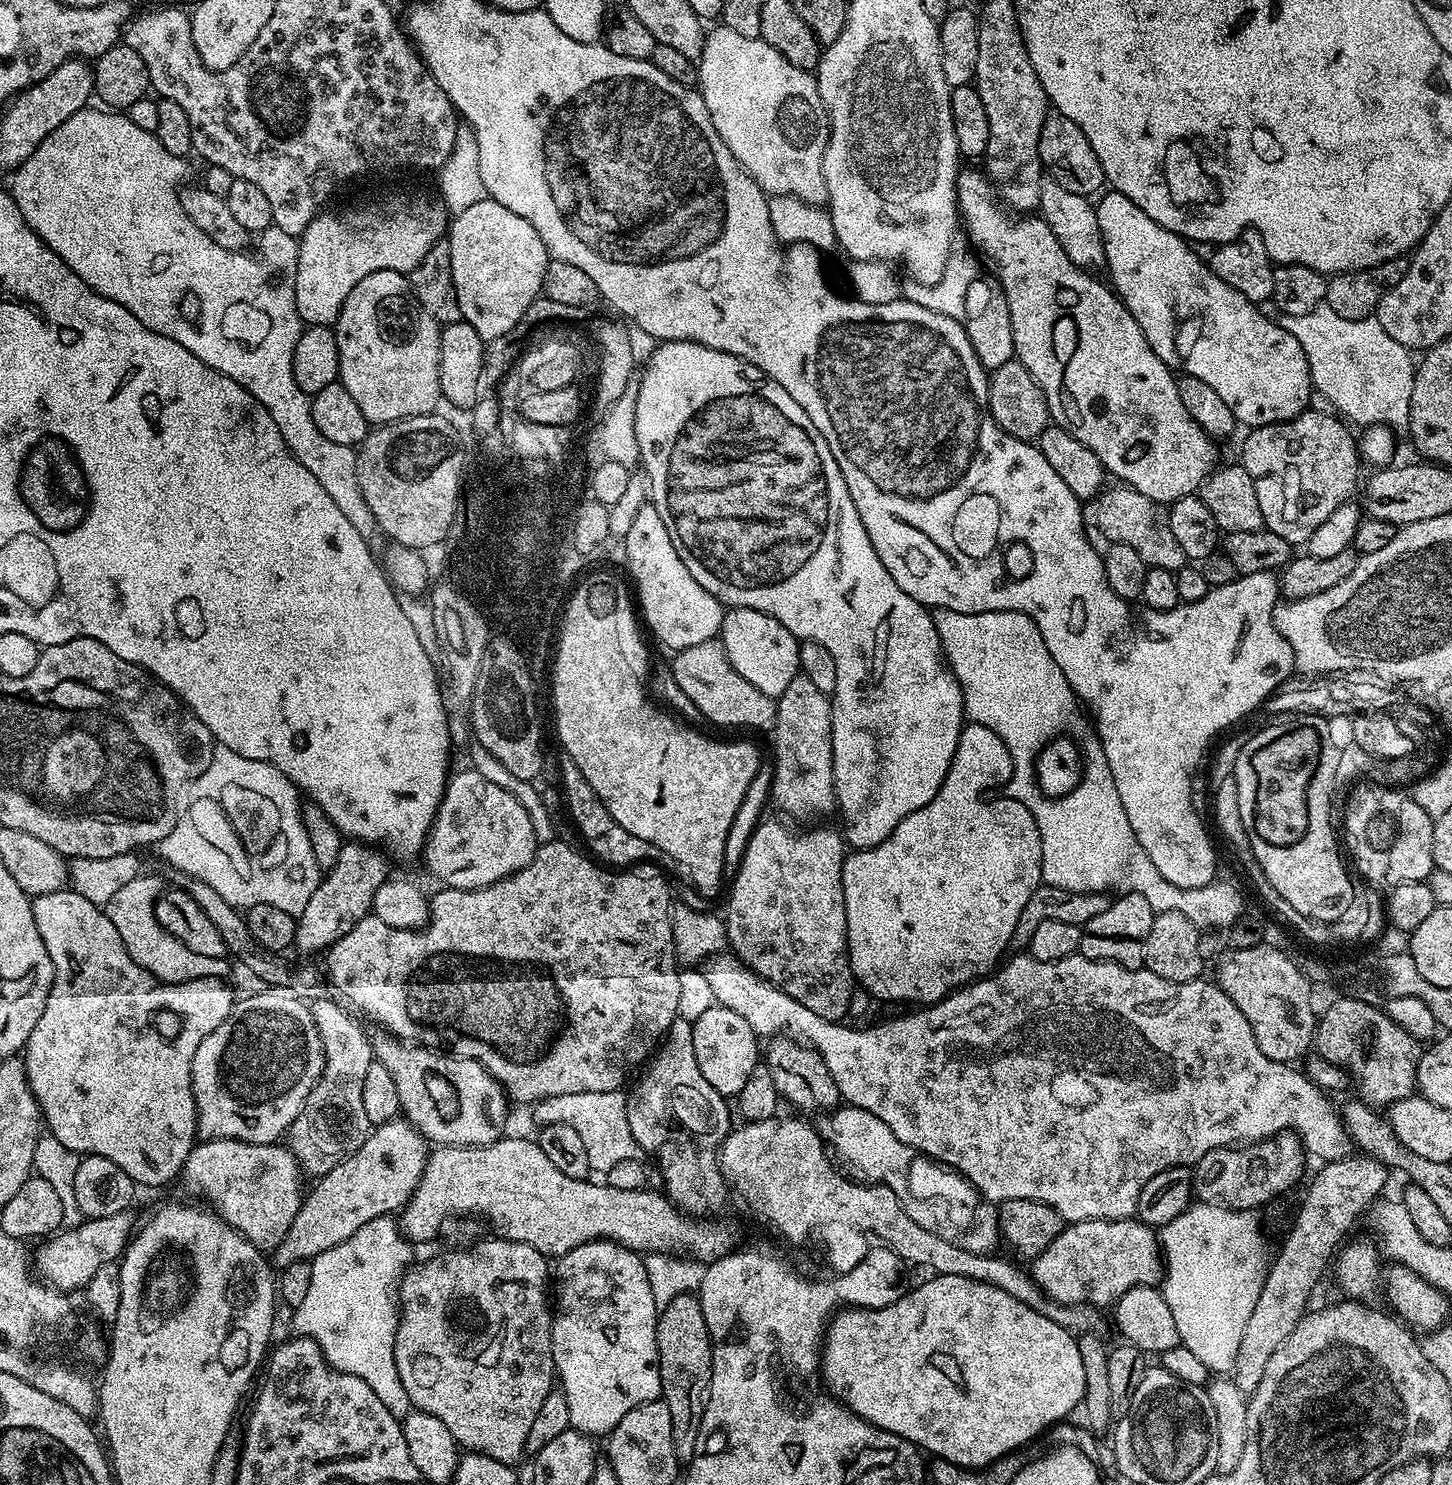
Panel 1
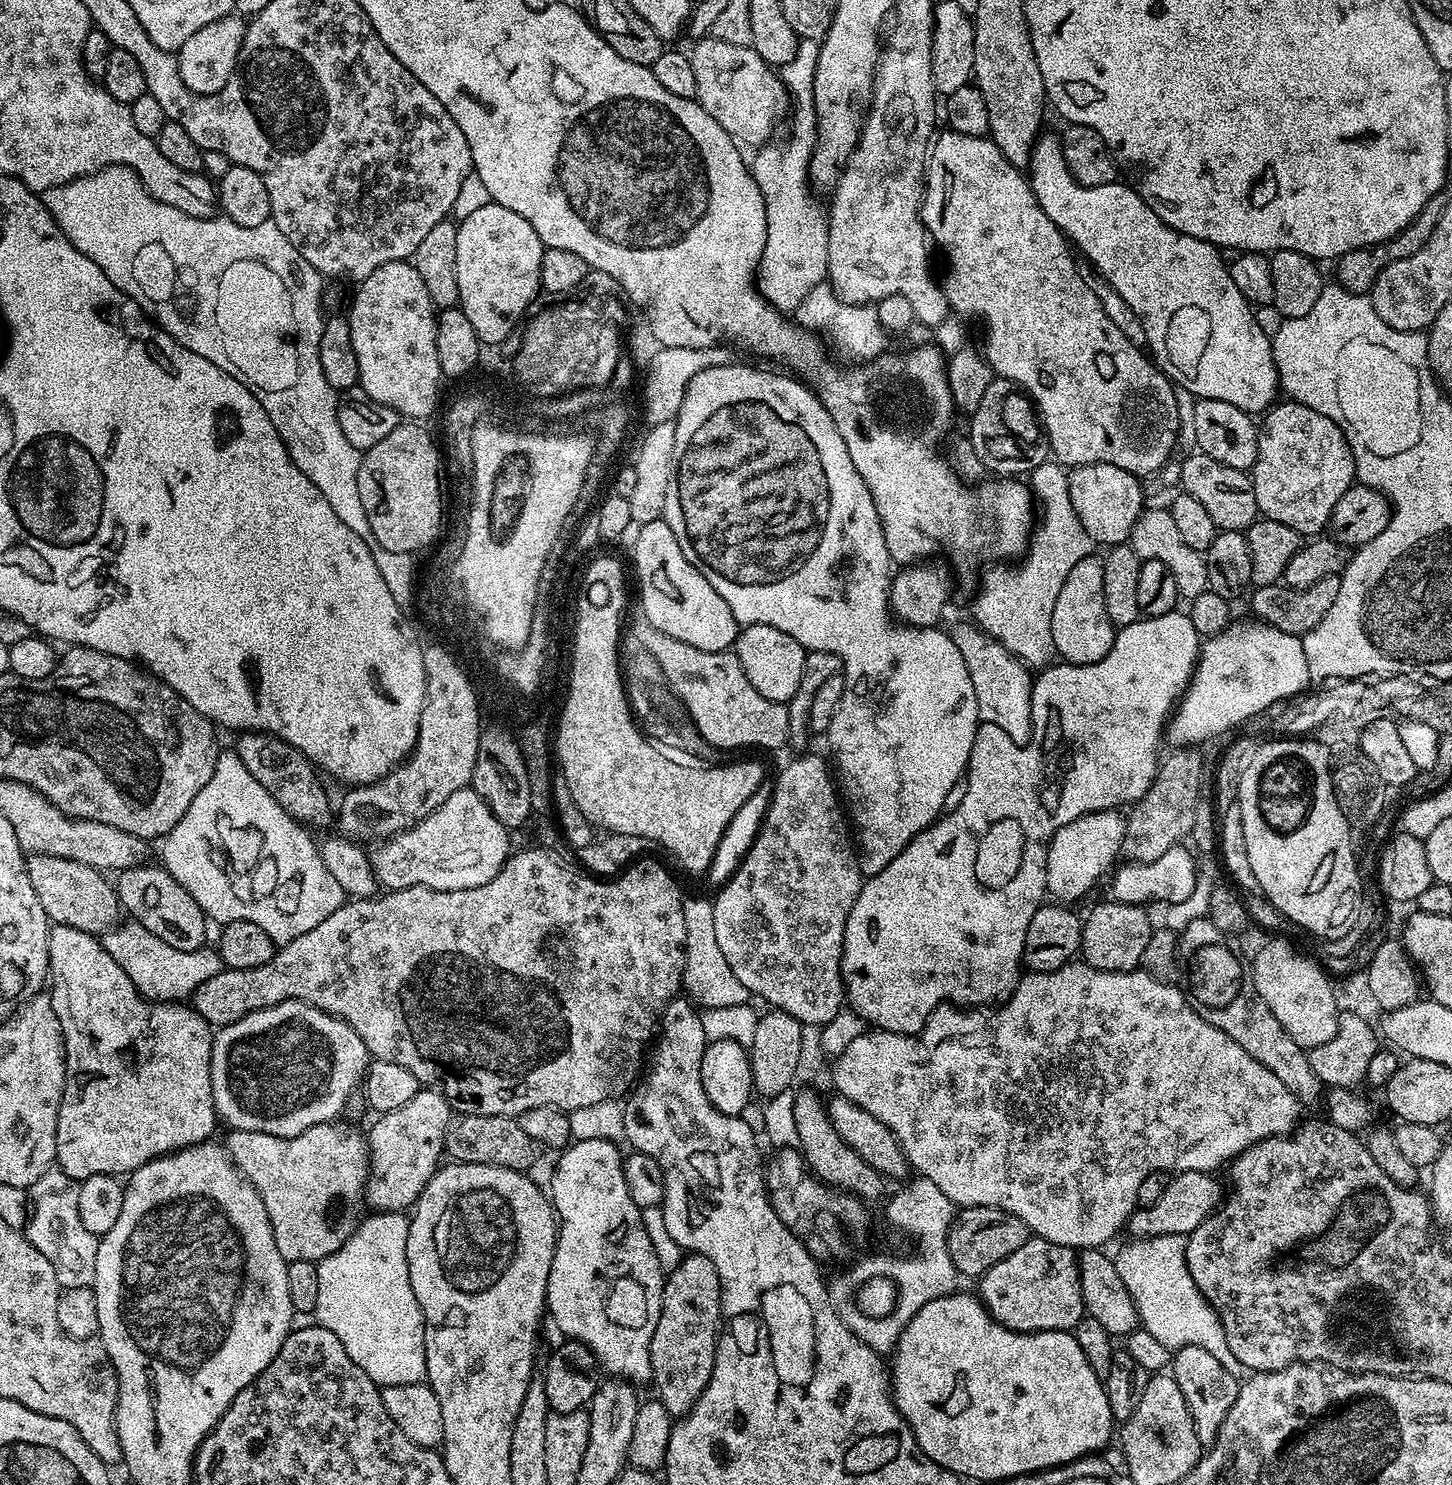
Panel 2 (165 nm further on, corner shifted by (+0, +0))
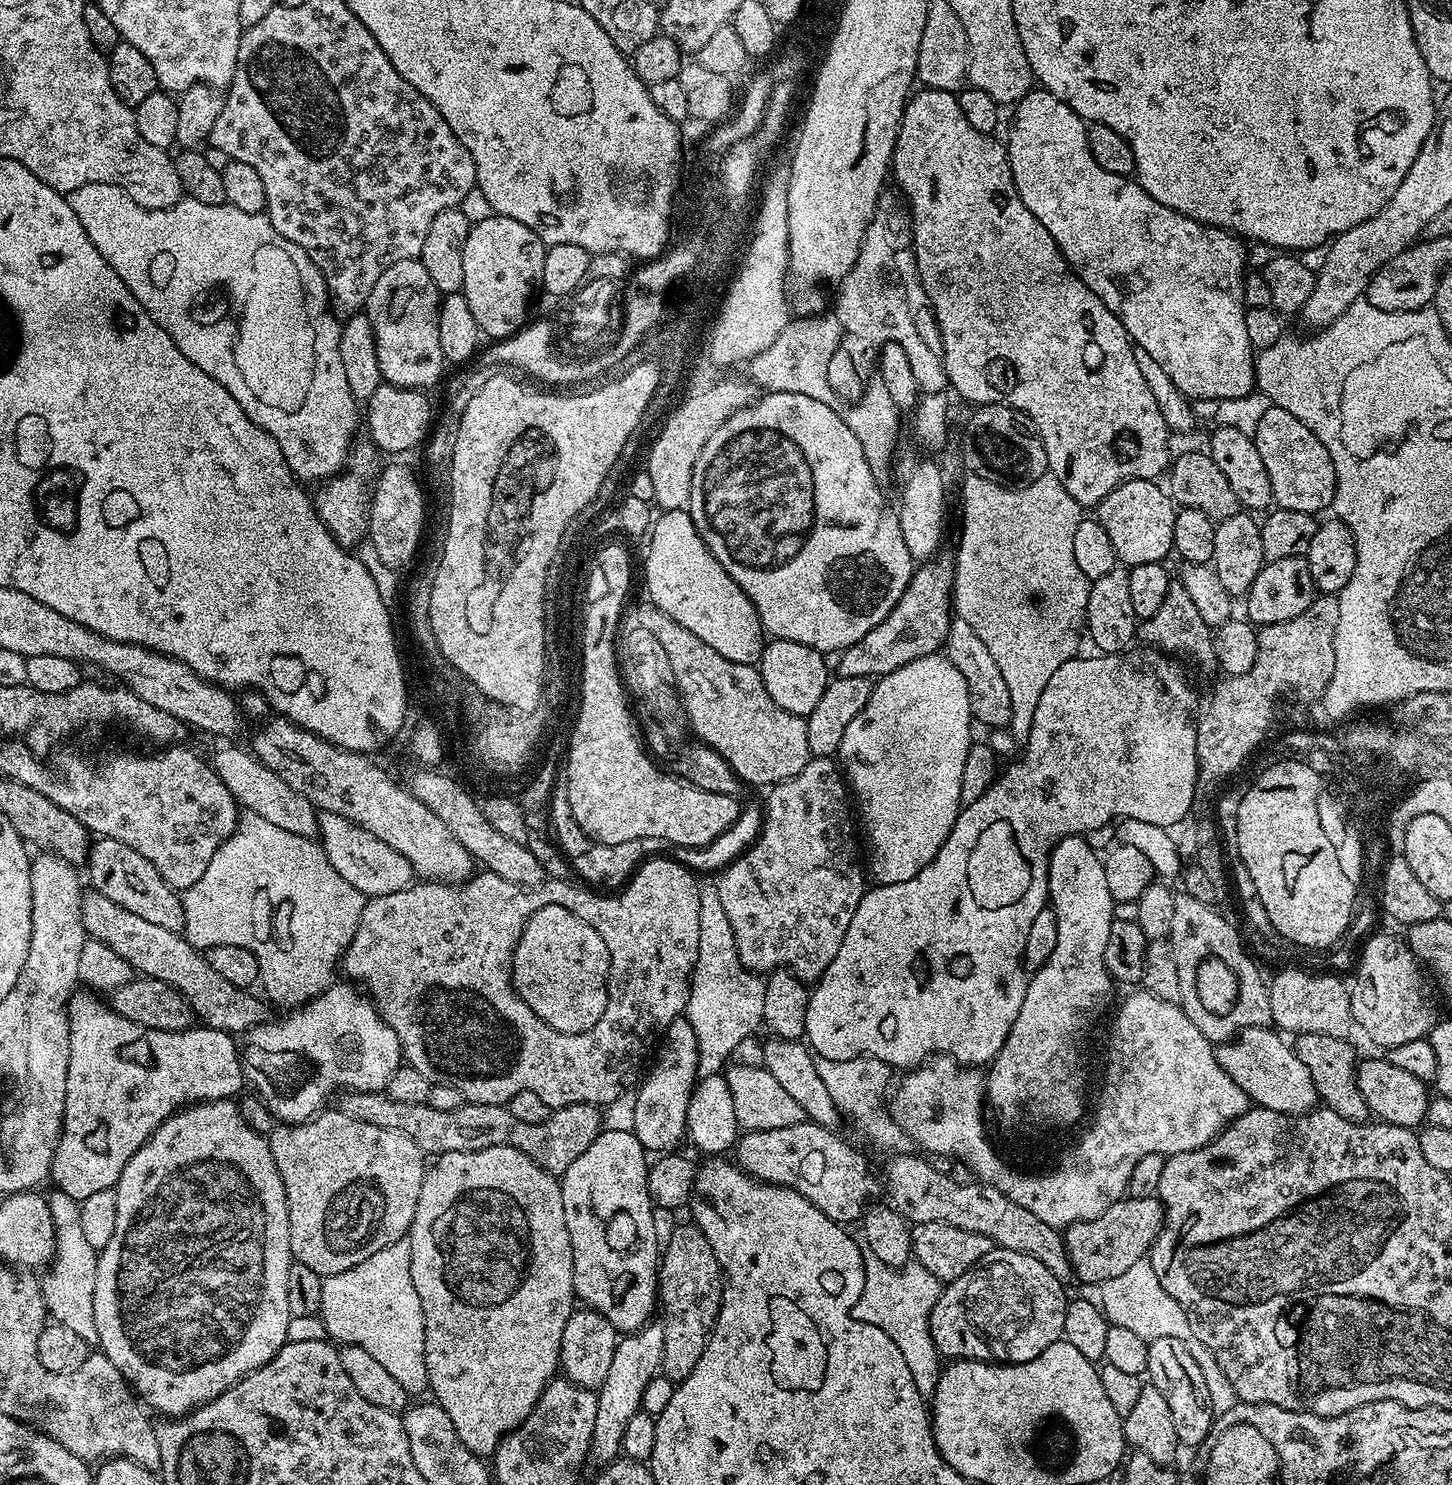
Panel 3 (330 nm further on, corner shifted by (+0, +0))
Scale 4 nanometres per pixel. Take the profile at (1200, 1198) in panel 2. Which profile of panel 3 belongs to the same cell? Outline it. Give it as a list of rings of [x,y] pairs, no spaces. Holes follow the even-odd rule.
[[[1125,1195],[1122,1200],[1115,1200],[1105,1212],[1098,1214],[1098,1218],[1071,1224],[1069,1228],[1063,1229],[1062,1235],[1075,1279],[1077,1281],[1080,1279],[1084,1284],[1099,1286],[1110,1278],[1118,1278],[1118,1274],[1126,1274],[1126,1270],[1130,1270],[1134,1262],[1145,1259],[1151,1253],[1153,1242],[1159,1238],[1165,1226],[1166,1211],[1156,1196],[1134,1198],[1129,1195]]]

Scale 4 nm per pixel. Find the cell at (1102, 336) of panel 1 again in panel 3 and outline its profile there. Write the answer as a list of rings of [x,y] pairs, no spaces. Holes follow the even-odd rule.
[[[921,87],[919,91],[904,105],[904,117],[900,120],[900,129],[896,135],[890,172],[893,177],[896,175],[897,186],[904,188],[905,194],[908,195],[906,204],[912,218],[912,247],[916,258],[916,271],[920,274],[924,295],[936,321],[948,384],[961,384],[961,394],[972,400],[976,396],[976,387],[984,380],[984,367],[995,360],[1005,360],[1016,375],[1016,385],[1006,396],[1007,403],[1019,412],[1026,413],[1032,420],[1038,442],[1046,450],[1048,472],[1056,476],[1062,486],[1066,486],[1070,498],[1074,498],[1074,502],[1081,506],[1100,504],[1102,498],[1110,494],[1110,490],[1114,490],[1126,480],[1156,480],[1163,477],[1170,464],[1170,433],[1162,418],[1162,410],[1158,410],[1158,402],[1154,402],[1154,394],[1150,394],[1150,386],[1146,386],[1146,381],[1138,370],[1138,362],[1134,362],[1134,345],[1128,339],[1128,331],[1122,326],[1120,317],[1107,308],[1102,298],[1094,294],[1094,290],[1090,290],[1076,277],[1076,273],[1064,260],[1060,247],[1054,242],[1050,230],[1046,230],[1046,226],[1042,226],[1042,222],[1038,222],[1038,218],[1034,218],[1034,214],[1026,210],[1026,202],[1022,202],[1018,186],[1014,186],[1014,174],[1010,170],[1007,147],[1001,141],[999,144],[995,135],[974,130],[974,126],[966,122],[966,117],[962,115],[962,106],[958,106],[956,101],[957,93],[925,87]]]

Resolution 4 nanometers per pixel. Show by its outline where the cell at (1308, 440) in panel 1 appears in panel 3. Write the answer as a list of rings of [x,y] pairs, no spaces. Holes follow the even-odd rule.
[[[1271,406],[1265,407],[1265,409],[1265,412],[1256,420],[1254,439],[1258,446],[1258,454],[1262,454],[1262,463],[1266,465],[1266,474],[1270,474],[1273,501],[1286,510],[1313,514],[1321,514],[1320,512],[1324,511],[1327,513],[1331,509],[1332,499],[1336,493],[1336,475],[1334,474],[1334,462],[1330,458],[1326,446],[1322,446],[1322,442],[1318,442],[1316,435],[1305,424],[1298,422],[1298,418],[1294,418],[1294,414],[1286,414],[1286,410]]]

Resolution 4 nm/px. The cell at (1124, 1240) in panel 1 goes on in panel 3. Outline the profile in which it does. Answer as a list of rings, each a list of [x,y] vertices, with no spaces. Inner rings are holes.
[[[994,1246],[970,1271],[943,1285],[930,1314],[930,1334],[936,1351],[941,1357],[952,1360],[988,1360],[989,1348],[996,1355],[993,1357],[1003,1358],[1009,1364],[1030,1362],[1051,1344],[1061,1343],[1069,1302],[1064,1288],[1062,1281],[1054,1278],[1038,1258]]]

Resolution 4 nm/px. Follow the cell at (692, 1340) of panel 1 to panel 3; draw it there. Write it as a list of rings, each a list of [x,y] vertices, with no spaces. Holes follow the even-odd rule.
[[[691,1222],[677,1223],[658,1265],[658,1304],[662,1312],[664,1308],[662,1372],[672,1382],[685,1380],[698,1366],[720,1313],[724,1286],[720,1263],[710,1250],[710,1242],[706,1242],[706,1234]]]

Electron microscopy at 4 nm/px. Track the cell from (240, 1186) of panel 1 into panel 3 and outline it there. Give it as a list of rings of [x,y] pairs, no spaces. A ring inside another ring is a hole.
[[[325,1110],[302,1124],[280,1122],[275,1126],[273,1132],[267,1133],[268,1145],[286,1190],[290,1250],[295,1263],[310,1266],[321,1278],[342,1274],[342,1270],[366,1262],[370,1254],[378,1254],[382,1246],[407,1237],[414,1222],[414,1210],[418,1210],[418,1194],[422,1194],[426,1171],[425,1153],[414,1146],[411,1138],[398,1130],[382,1130],[358,1122],[339,1110]]]

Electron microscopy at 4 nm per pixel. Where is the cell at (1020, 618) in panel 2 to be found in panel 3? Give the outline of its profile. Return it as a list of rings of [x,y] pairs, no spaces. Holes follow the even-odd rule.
[[[971,474],[966,478],[960,492],[962,528],[953,567],[952,602],[957,617],[964,619],[986,645],[1010,690],[1013,714],[1006,728],[1014,742],[1024,746],[1034,726],[1034,710],[1038,710],[1042,690],[1058,666],[1077,659],[1079,653],[1090,587],[1074,558],[1074,534],[1082,519],[1082,506],[1051,474],[1023,486],[1005,486]]]

